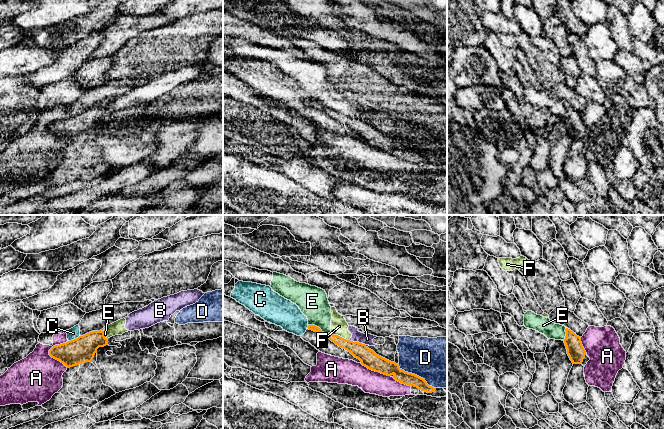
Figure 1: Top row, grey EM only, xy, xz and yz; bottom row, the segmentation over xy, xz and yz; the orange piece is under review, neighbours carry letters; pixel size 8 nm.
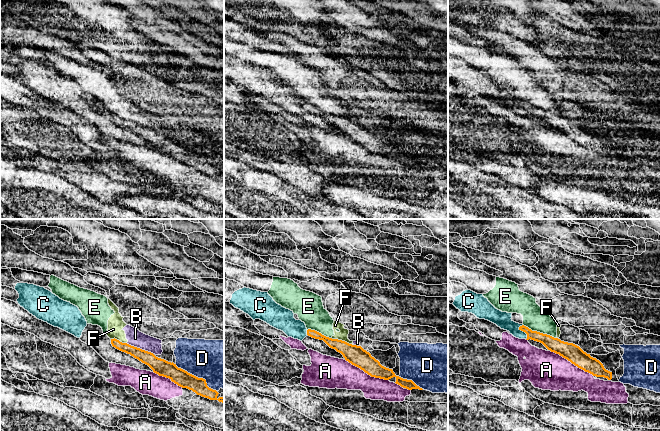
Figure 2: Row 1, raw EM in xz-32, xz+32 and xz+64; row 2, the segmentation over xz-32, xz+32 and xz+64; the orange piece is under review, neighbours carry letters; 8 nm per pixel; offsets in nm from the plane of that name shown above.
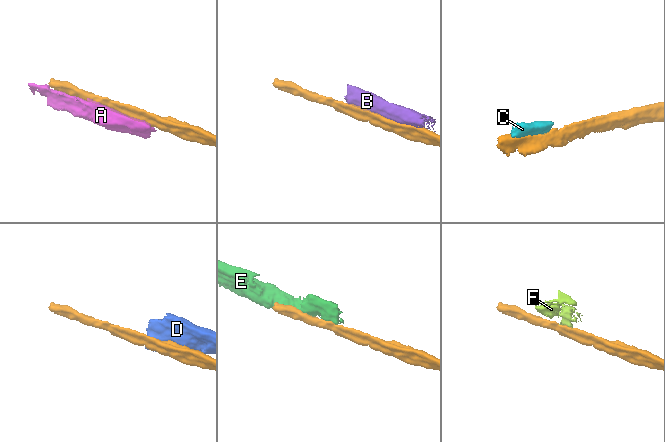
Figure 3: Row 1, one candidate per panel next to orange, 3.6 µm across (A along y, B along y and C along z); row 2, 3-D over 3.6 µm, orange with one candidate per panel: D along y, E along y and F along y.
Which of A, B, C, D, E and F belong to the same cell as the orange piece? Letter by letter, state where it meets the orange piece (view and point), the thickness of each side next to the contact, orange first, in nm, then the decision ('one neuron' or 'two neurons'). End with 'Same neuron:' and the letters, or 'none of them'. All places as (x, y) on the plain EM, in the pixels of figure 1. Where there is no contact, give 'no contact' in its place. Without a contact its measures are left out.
A: contact xy (54, 134); calibres 200 and 380 nm; two neurons
B: contact xz (357, 118); calibres 140 and 90 nm; two neurons
C: contact xy (74, 115); calibres 200 and 90 nm; two neurons
D: contact xz (416, 151); calibres 120 and 420 nm; two neurons
E: contact xz (314, 101); calibres 50 and 240 nm; two neurons
F: contact xz (339, 112); calibres 120 and 140 nm; two neurons
Same neuron: none of them

